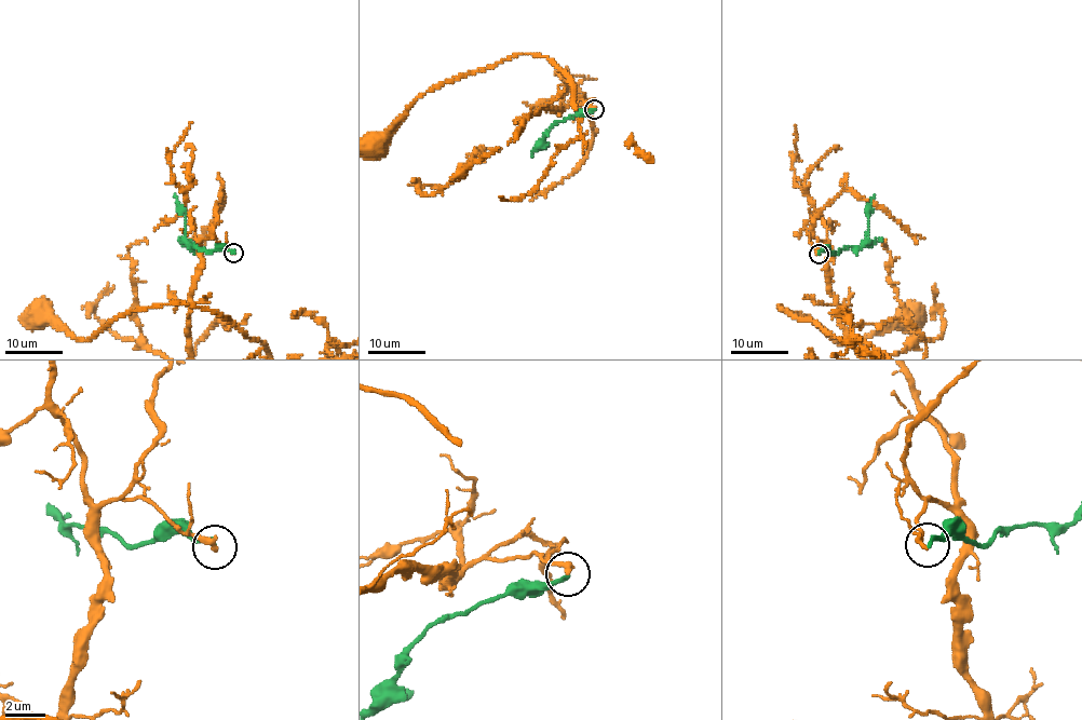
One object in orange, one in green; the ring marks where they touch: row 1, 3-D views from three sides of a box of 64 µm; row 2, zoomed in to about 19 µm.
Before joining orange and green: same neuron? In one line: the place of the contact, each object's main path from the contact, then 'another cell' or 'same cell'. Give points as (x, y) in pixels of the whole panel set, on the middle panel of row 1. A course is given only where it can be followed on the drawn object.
(594, 109) | green via (594, 109), (554, 123), (541, 143), (548, 145), (542, 144), (540, 149) | another cell

